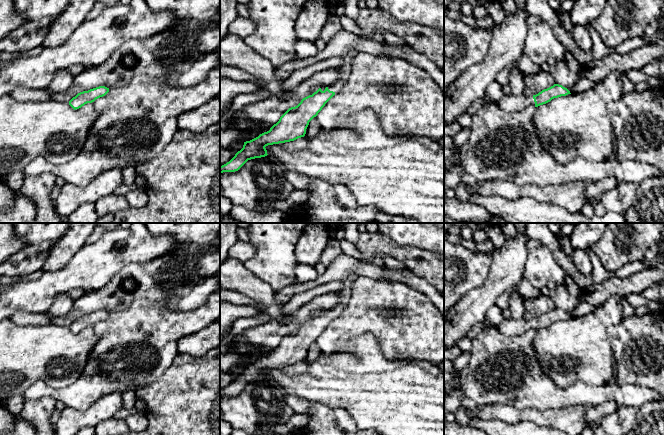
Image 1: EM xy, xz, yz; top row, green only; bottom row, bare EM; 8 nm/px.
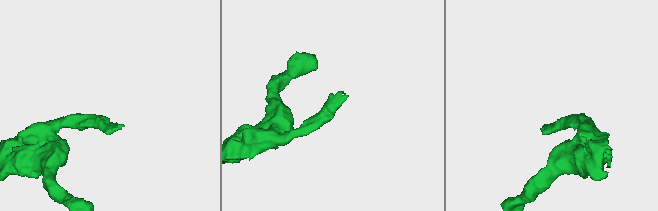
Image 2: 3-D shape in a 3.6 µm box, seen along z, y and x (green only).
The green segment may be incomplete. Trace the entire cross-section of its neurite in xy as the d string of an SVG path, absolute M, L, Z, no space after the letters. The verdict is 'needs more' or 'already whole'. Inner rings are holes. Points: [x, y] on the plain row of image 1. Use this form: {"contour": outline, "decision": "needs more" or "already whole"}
{"contour": "M99 310L88 315L78 317L69 325L69 329L74 333L79 333L87 327L92 327L96 323L105 320L109 316L109 312Z", "decision": "already whole"}

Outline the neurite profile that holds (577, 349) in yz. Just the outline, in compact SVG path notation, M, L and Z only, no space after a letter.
M611 296L592 312L536 331L533 348L546 375L559 387L577 381L604 385L615 378L615 359L607 327L623 319L622 298Z

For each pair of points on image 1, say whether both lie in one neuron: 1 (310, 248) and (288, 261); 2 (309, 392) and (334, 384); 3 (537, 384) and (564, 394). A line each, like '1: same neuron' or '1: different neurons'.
1: different neurons
2: same neuron
3: same neuron

